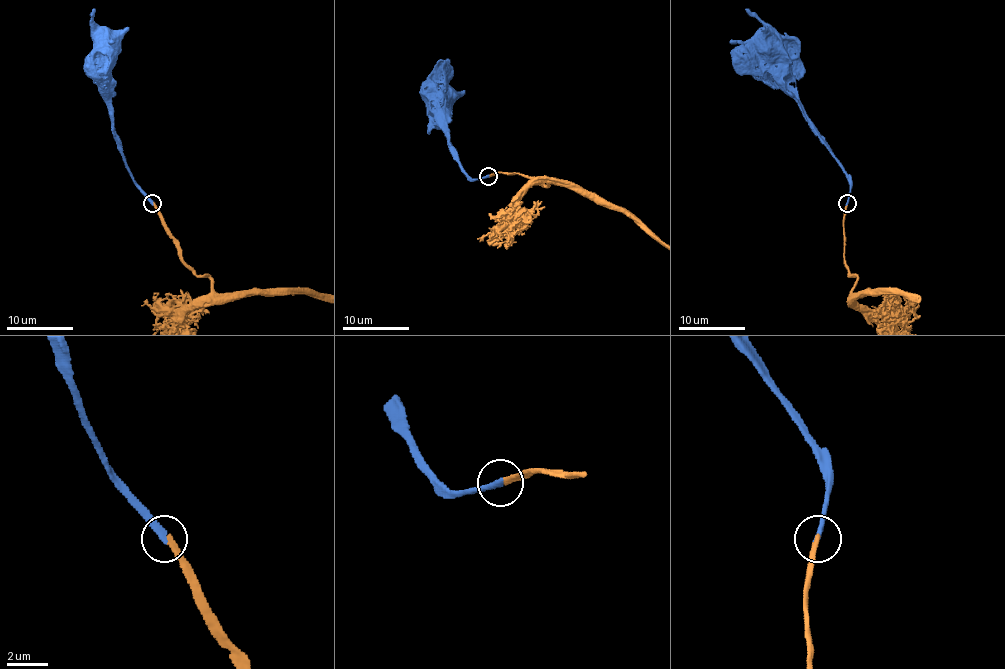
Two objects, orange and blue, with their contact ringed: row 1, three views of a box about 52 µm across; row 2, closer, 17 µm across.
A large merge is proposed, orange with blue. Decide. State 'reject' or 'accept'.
accept

